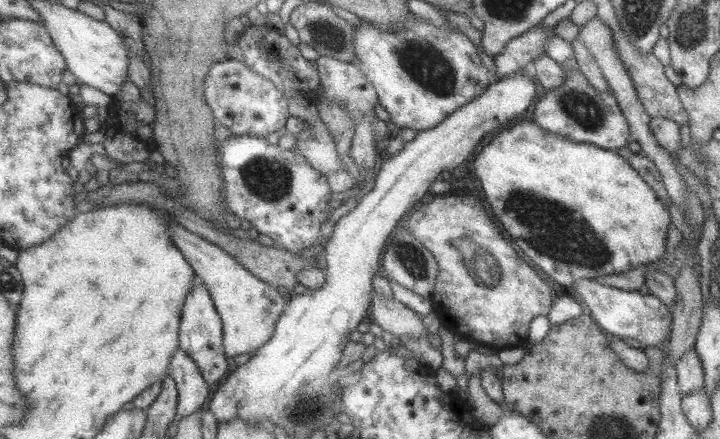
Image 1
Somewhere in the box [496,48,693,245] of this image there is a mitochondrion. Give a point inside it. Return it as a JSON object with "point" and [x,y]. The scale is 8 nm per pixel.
{"point":[586,111]}

